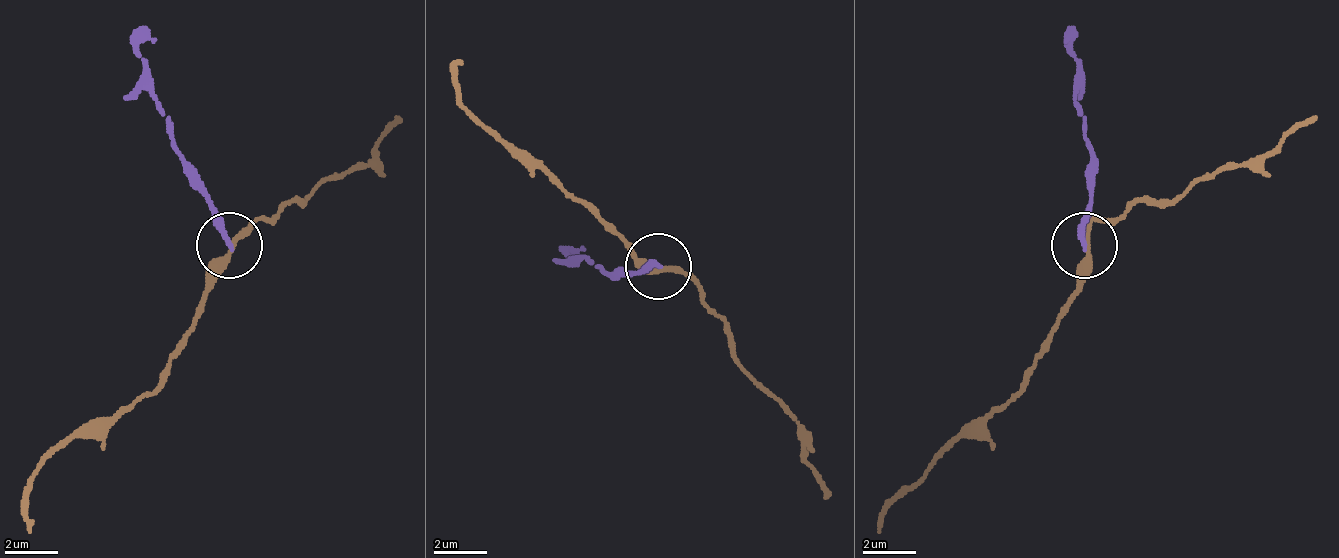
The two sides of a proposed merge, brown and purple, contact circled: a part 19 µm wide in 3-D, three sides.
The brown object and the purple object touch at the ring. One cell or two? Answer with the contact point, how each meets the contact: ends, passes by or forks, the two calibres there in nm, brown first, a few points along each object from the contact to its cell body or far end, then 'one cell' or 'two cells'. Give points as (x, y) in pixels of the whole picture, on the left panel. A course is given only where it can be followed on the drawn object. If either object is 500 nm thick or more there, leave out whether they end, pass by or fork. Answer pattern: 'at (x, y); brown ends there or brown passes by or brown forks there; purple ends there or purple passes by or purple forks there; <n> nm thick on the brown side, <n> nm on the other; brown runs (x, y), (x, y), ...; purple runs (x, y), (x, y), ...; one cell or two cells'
at (229, 245); brown passes by; purple ends there; 260 nm thick on the brown side, 240 nm on the other; brown runs (231, 246), (218, 280), (158, 386), (92, 419), (32, 478), (32, 531); purple runs (231, 246), (198, 167), (151, 94), (138, 54), (151, 28); two cells

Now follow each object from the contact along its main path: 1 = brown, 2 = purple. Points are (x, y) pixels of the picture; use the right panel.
1: (1086, 246), (1086, 280), (1026, 386), (980, 419), (920, 478), (880, 531)
2: (1086, 246), (1093, 167), (1073, 54), (1073, 28)

